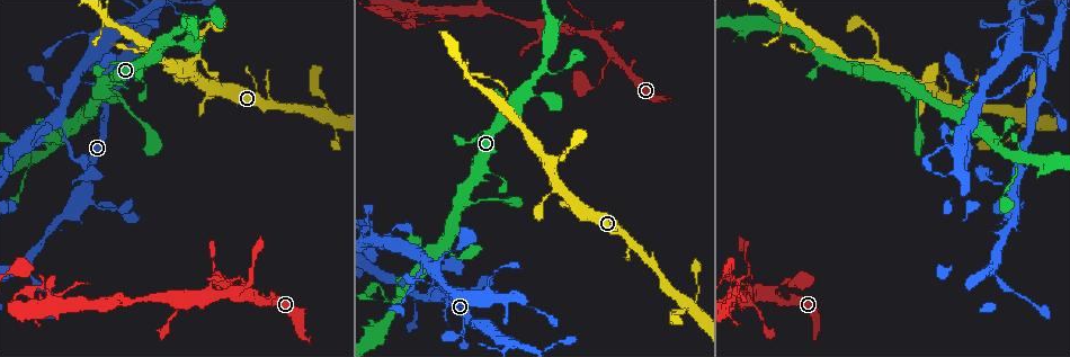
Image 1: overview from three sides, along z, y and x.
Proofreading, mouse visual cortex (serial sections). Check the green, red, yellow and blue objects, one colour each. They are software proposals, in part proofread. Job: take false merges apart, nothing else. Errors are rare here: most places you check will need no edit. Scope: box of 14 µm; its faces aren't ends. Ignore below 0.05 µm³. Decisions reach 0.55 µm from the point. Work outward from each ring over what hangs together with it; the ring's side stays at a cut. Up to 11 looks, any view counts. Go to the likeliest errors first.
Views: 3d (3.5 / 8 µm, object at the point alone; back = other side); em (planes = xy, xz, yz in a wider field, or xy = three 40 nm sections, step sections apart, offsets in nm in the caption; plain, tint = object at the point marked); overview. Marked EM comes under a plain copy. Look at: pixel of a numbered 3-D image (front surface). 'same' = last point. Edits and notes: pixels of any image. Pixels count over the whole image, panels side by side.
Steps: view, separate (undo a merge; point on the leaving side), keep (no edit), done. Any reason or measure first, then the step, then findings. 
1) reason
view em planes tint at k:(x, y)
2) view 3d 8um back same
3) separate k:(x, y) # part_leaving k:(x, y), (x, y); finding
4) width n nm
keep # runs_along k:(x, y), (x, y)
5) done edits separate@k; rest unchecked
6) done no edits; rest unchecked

abrupt turn
view 3d 3.5um at 1:(45, 294)

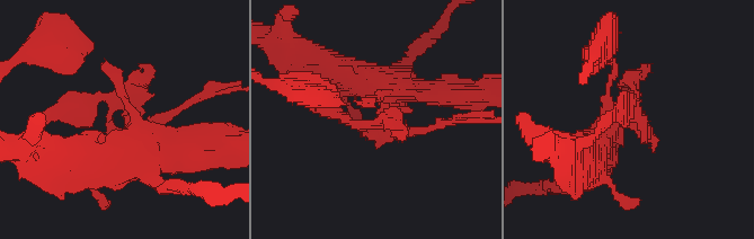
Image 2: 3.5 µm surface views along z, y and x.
view em xy step 2 tint at 2:(126, 120)

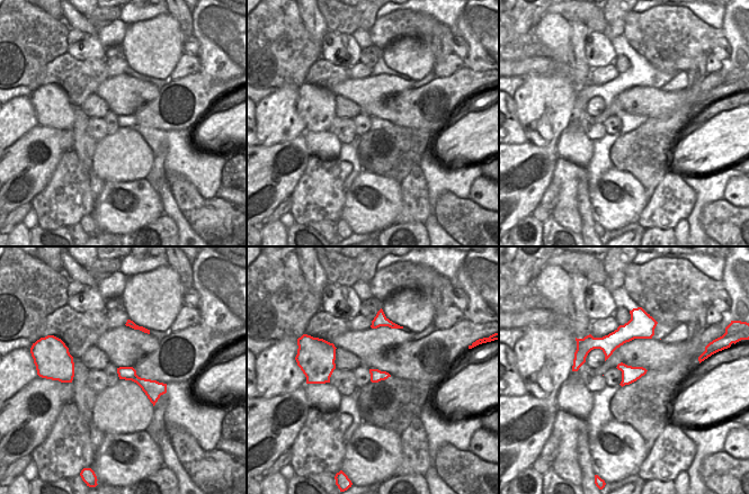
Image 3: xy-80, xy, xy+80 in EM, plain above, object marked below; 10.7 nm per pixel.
separate 2:(389, 130) # a second cell is stuck on

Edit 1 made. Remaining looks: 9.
view 3d 3.5um at 1:(103, 14)

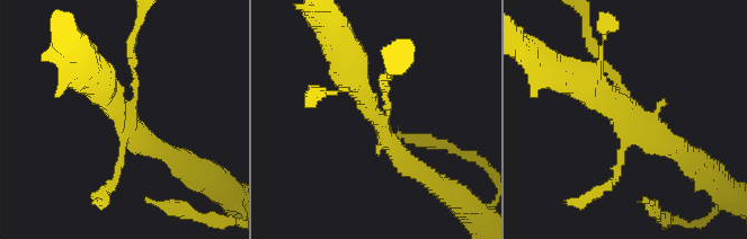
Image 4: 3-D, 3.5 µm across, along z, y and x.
now the EM
view em xy step 5 tint at 4:(636, 119)

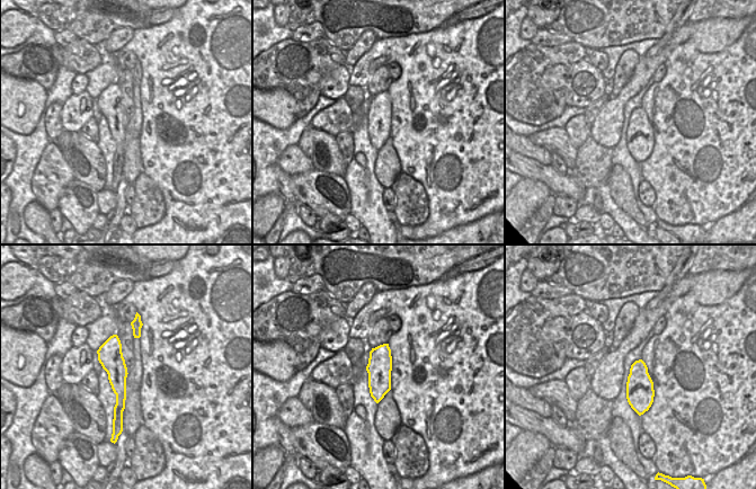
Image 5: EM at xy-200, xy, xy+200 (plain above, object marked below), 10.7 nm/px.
keep # one cell here

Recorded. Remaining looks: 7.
branch point
view 3d 3.5um at 1:(975, 132)

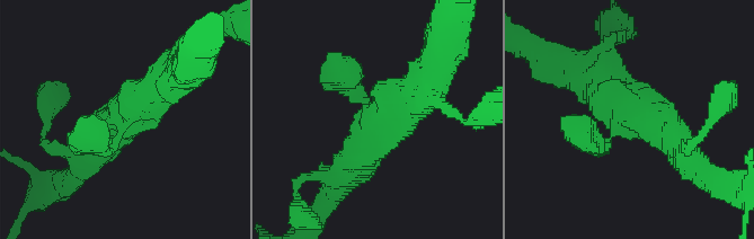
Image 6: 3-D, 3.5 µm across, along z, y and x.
view em xy step 3 tint at 6:(372, 105)

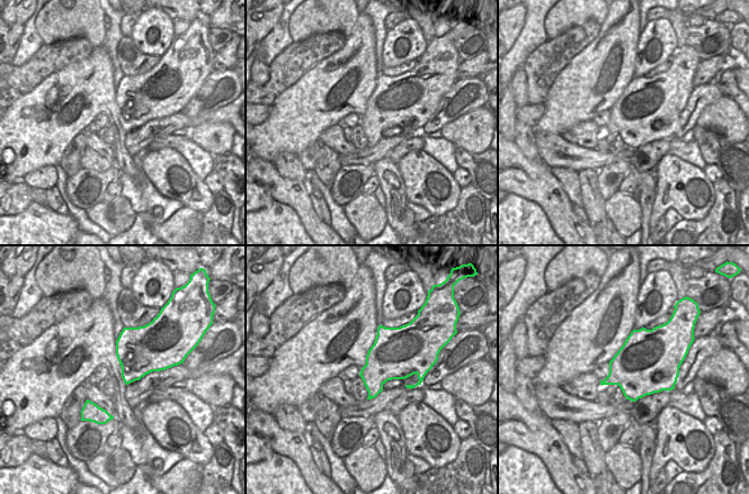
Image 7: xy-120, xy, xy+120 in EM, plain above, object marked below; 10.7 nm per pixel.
cut it another way
view em xy step 5 tint same

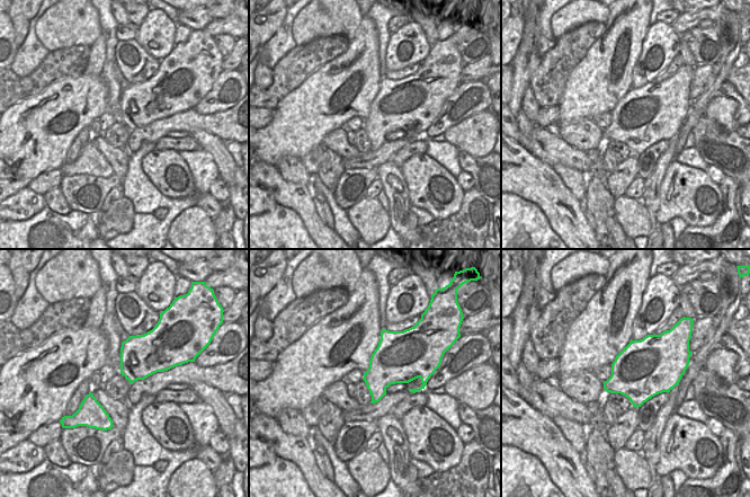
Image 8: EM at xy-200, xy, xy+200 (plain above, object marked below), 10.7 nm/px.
keep # all the same cell

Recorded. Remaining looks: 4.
thin neck
view 3d 8um at 1:(34, 157)

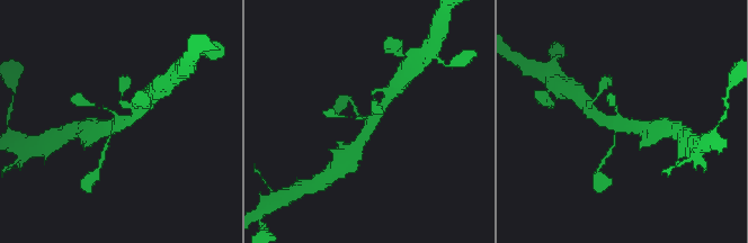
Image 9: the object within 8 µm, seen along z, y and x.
view em xy step 5 tint at 9:(119, 126)

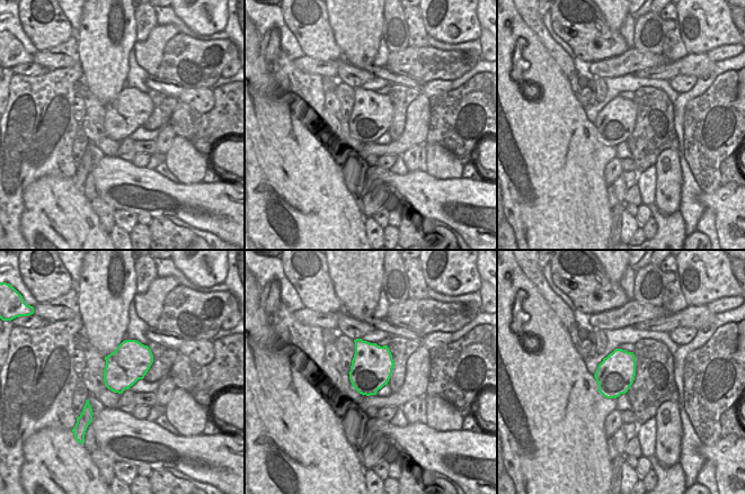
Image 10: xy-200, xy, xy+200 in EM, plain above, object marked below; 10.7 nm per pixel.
keep # runs_along 9:(389, 97), (356, 149); all the same cell

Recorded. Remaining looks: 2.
done edits separate@2; rest unchecked

